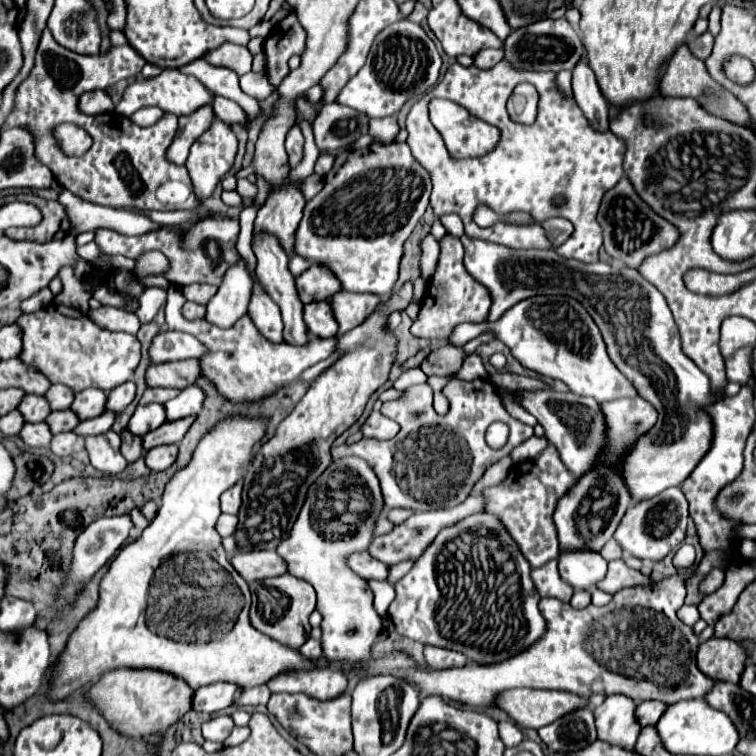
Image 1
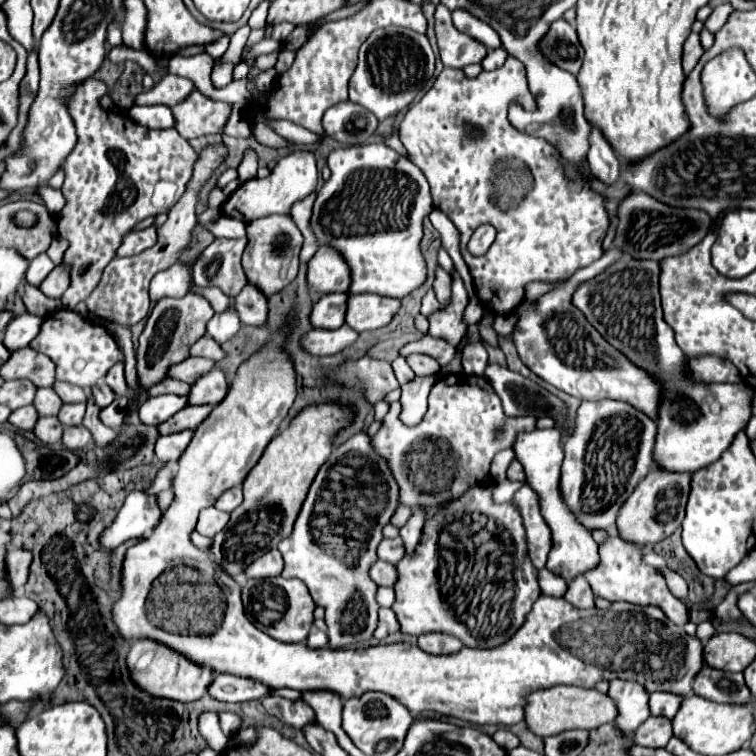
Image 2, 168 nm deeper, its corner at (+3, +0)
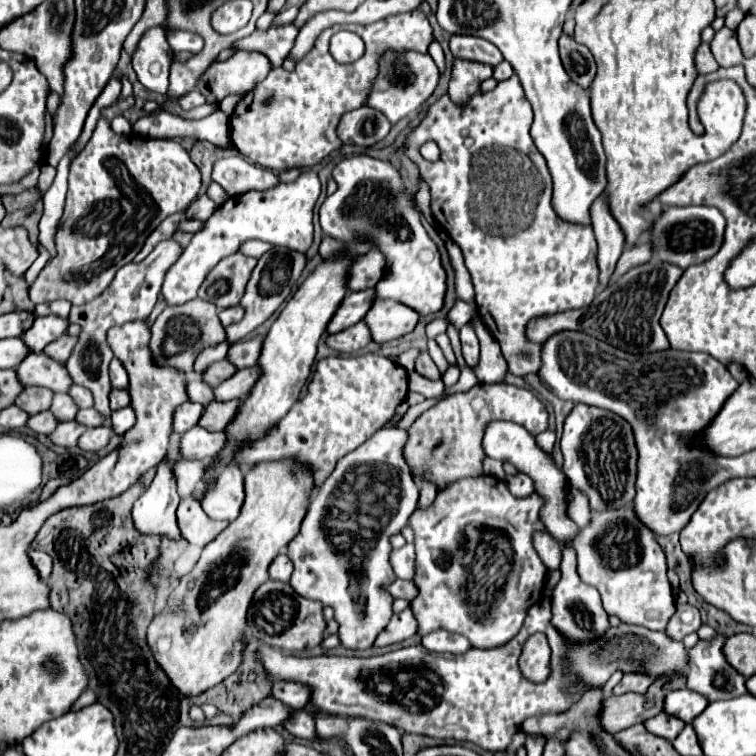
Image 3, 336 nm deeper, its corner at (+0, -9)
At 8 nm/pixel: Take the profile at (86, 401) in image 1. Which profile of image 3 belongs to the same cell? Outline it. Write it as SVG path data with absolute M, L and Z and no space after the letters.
M112 390L110 392L110 410L120 410L130 404L128 390Z

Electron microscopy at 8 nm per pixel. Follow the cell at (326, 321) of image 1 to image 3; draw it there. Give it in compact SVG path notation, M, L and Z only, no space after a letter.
M374 288L362 292L348 292L344 296L344 302L338 306L332 320L328 322L328 334L346 330L346 326L354 326L356 322L360 322L372 304L372 298L374 298Z

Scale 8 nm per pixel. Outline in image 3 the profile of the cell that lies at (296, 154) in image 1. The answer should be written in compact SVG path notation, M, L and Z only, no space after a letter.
M304 170L294 182L278 184L270 190L250 190L240 196L228 198L204 224L200 232L194 234L192 242L186 246L180 260L168 270L162 284L162 296L166 304L186 304L196 298L200 284L206 274L226 256L238 252L240 244L250 238L258 238L276 246L286 246L292 250L306 252L312 244L312 216L314 206L320 196L320 180L316 172Z

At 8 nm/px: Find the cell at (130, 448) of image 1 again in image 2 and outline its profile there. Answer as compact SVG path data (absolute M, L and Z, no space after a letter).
M187 293L181 299L171 299L171 297L159 299L153 311L149 313L145 329L139 337L139 347L137 347L139 385L143 385L143 389L149 389L151 385L167 377L171 365L187 359L189 347L205 335L205 325L211 317L213 317L213 309L209 301L199 293Z

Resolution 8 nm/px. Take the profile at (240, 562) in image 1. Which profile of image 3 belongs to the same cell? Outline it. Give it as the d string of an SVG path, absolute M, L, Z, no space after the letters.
M278 554L274 558L274 562L268 568L268 576L270 580L280 580L280 582L288 582L292 574L292 562L288 560L286 554Z

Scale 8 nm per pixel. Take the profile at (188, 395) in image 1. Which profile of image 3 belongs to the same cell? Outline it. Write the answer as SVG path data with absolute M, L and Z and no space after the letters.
M258 366L238 370L234 376L224 380L220 386L214 388L214 400L216 402L228 402L228 400L242 400L250 392L258 378Z

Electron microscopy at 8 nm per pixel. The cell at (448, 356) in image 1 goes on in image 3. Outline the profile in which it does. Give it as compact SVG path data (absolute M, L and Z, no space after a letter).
M424 350L418 360L416 360L416 372L424 378L430 378L430 380L440 380L440 370L436 368L436 364L432 362L432 358L428 356L428 352Z

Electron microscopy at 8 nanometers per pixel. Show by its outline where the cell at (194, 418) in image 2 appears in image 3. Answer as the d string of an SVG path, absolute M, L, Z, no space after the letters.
M230 400L230 402L210 402L198 420L198 426L206 430L224 430L224 426L234 418L236 410L240 406L240 400Z

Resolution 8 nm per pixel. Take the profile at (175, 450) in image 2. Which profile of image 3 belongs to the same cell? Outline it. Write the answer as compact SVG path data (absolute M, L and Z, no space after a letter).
M194 426L194 430L182 434L180 456L190 460L208 460L220 452L224 440L224 432L208 432L200 426Z

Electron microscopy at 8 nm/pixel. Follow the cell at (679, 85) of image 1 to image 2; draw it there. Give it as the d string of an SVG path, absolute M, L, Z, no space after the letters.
M691 33L689 39L685 41L685 49L683 49L683 69L685 69L685 73L689 73L697 65L699 57L703 53L705 53L705 49L701 47L699 33Z

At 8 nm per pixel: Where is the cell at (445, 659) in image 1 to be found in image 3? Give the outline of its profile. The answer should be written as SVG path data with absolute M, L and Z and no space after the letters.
M436 630L428 636L422 636L422 646L436 654L464 654L470 648L470 642L460 634Z

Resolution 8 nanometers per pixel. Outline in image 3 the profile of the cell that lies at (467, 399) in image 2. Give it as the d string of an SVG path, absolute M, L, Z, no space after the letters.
M479 383L468 392L450 394L432 408L428 408L416 422L406 430L408 440L404 446L404 458L410 466L410 472L416 482L422 478L436 484L438 490L448 486L450 482L458 482L462 478L474 478L482 474L482 430L486 430L486 422L492 420L510 420L524 426L532 436L548 430L548 412L542 402L529 390L506 383Z

